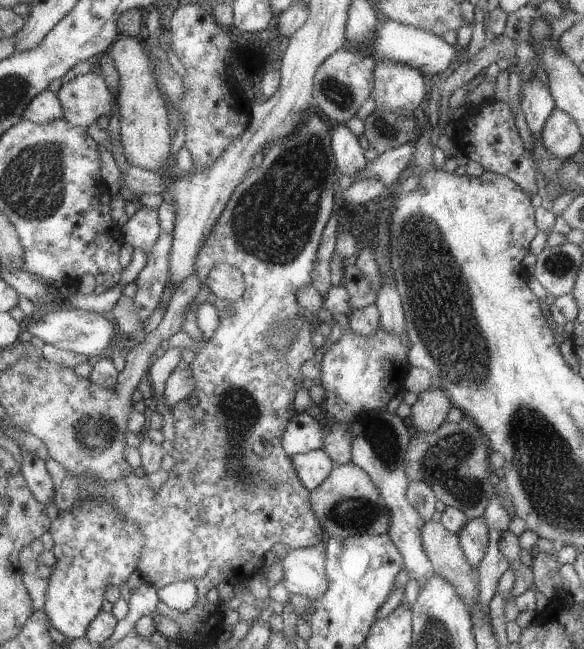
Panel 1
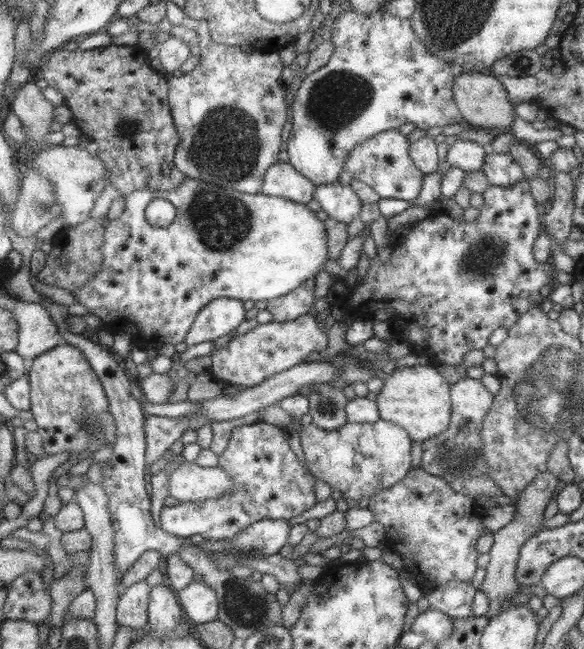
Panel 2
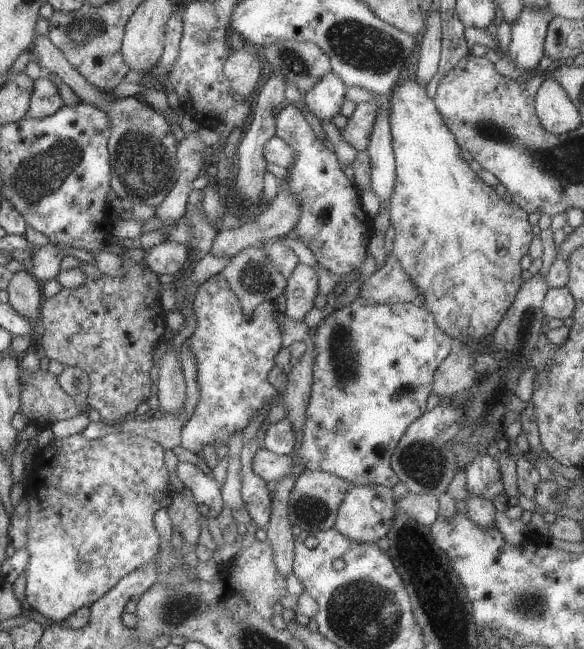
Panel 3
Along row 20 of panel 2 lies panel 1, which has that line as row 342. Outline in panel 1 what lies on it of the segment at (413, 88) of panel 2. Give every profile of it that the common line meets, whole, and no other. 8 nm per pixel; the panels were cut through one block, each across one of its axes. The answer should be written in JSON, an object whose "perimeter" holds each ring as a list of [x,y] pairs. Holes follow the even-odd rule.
{"perimeter":[[[381,324],[369,336],[359,336],[350,328],[341,333],[341,337],[322,354],[318,375],[324,392],[319,406],[323,419],[317,421],[322,428],[320,448],[335,466],[350,462],[351,423],[365,411],[385,410],[393,396],[405,391],[403,381],[410,369],[408,337],[386,331]]]}

